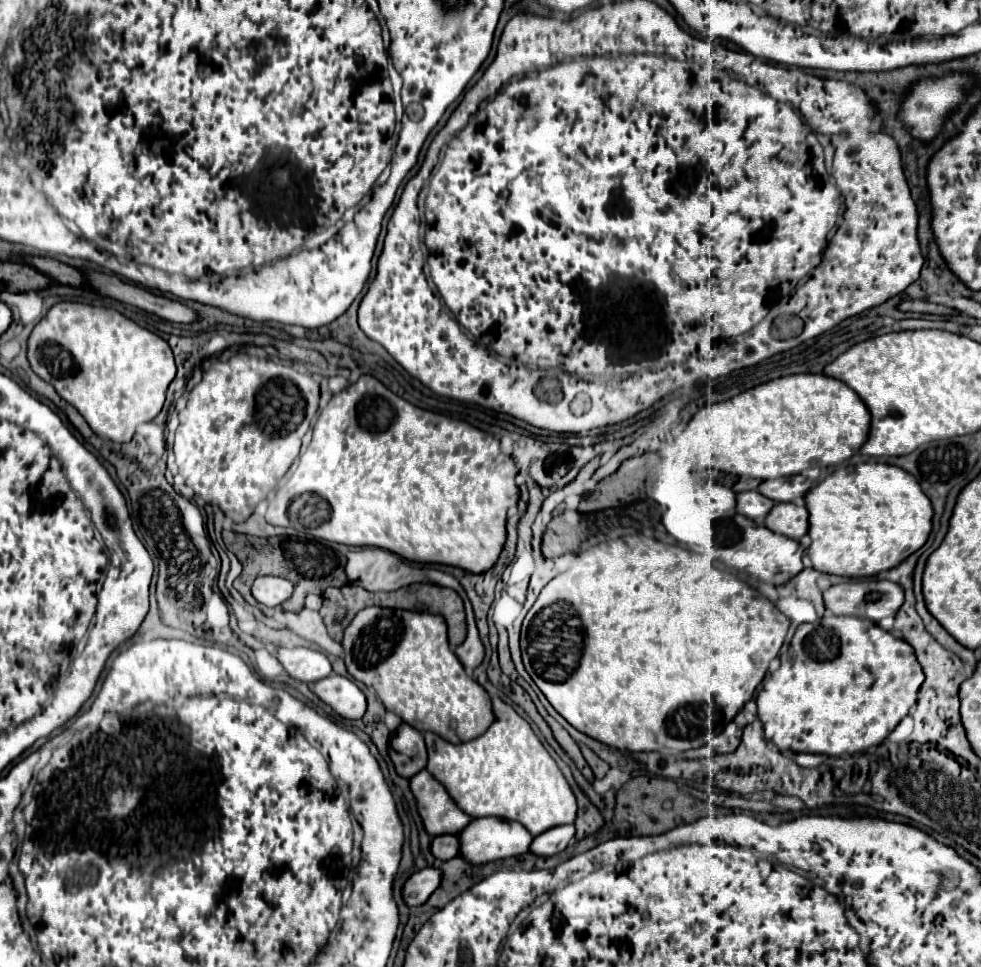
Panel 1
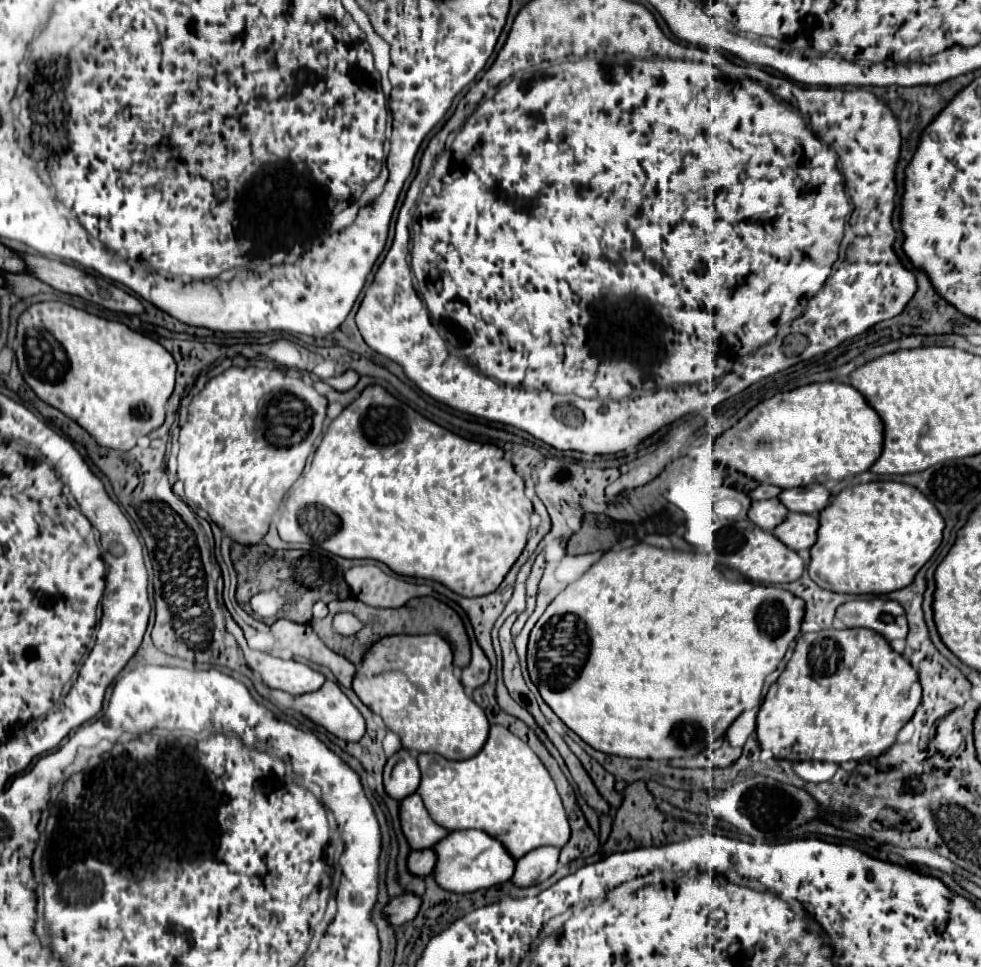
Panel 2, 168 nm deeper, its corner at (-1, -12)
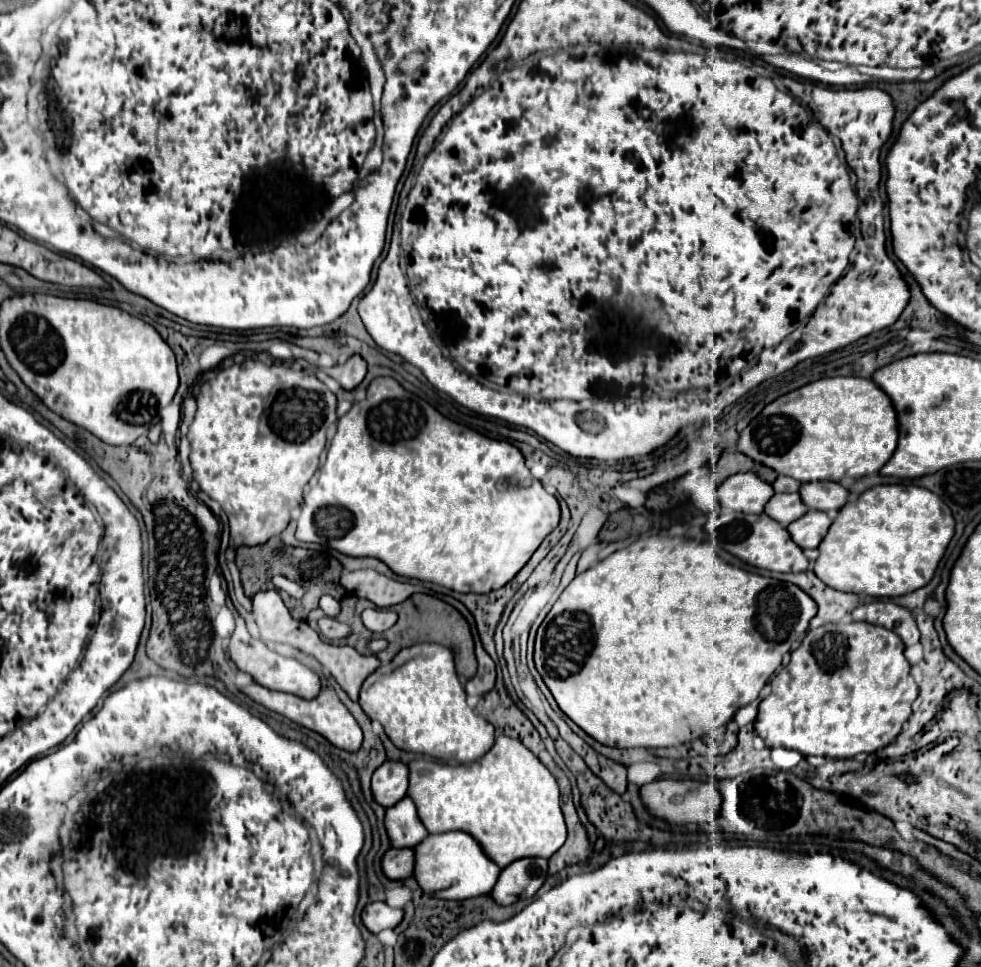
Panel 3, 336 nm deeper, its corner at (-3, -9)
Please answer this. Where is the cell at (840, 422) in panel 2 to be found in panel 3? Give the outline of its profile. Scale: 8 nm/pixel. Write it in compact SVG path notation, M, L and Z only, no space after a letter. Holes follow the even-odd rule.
M825 377L791 391L769 403L743 429L737 449L755 461L775 469L779 475L807 481L841 481L843 477L863 477L877 473L893 455L899 439L897 413L891 399L871 379L861 377Z

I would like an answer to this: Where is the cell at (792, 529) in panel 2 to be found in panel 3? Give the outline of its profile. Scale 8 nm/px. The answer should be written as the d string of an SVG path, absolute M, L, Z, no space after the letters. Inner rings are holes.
M807 511L803 517L793 521L787 531L791 533L793 541L803 549L817 549L827 529L831 527L833 519L825 511Z

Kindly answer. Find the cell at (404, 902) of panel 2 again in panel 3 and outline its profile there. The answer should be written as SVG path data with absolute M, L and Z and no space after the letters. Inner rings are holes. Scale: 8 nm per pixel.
M367 903L363 913L361 913L361 921L363 925L377 935L383 929L393 929L401 923L403 919L403 911L401 909L391 909L385 903Z

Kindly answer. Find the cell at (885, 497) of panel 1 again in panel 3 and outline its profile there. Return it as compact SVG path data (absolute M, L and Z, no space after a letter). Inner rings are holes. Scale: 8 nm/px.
M877 485L877 487L871 487L869 491L865 491L863 495L859 495L857 501L847 503L847 505L839 511L839 515L837 515L837 519L833 521L833 525L831 525L827 537L825 537L823 543L819 545L819 559L815 561L815 569L813 569L813 571L815 571L815 575L817 575L825 585L829 585L829 587L833 587L833 589L837 589L837 591L845 591L845 593L865 593L865 595L871 595L871 597L899 597L899 595L913 593L913 591L925 587L925 585L933 579L933 575L935 575L935 571L937 571L937 565L939 565L941 557L945 555L945 549L947 549L947 545L949 545L949 541L951 541L953 535L955 535L955 519L953 519L953 515L951 515L951 509L949 509L935 493L929 493L929 489L917 487L917 485Z

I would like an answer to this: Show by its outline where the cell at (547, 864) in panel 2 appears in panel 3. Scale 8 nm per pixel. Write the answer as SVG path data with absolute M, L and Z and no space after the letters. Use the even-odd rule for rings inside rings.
M529 857L517 859L507 865L497 879L497 885L491 889L491 897L497 905L511 905L517 899L529 899L537 893L547 877L547 859Z

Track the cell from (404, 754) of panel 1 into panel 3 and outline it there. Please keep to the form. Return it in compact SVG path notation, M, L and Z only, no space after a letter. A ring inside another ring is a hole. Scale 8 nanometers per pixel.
M385 761L371 779L371 791L375 803L383 807L391 807L401 801L407 793L409 769L399 761Z

